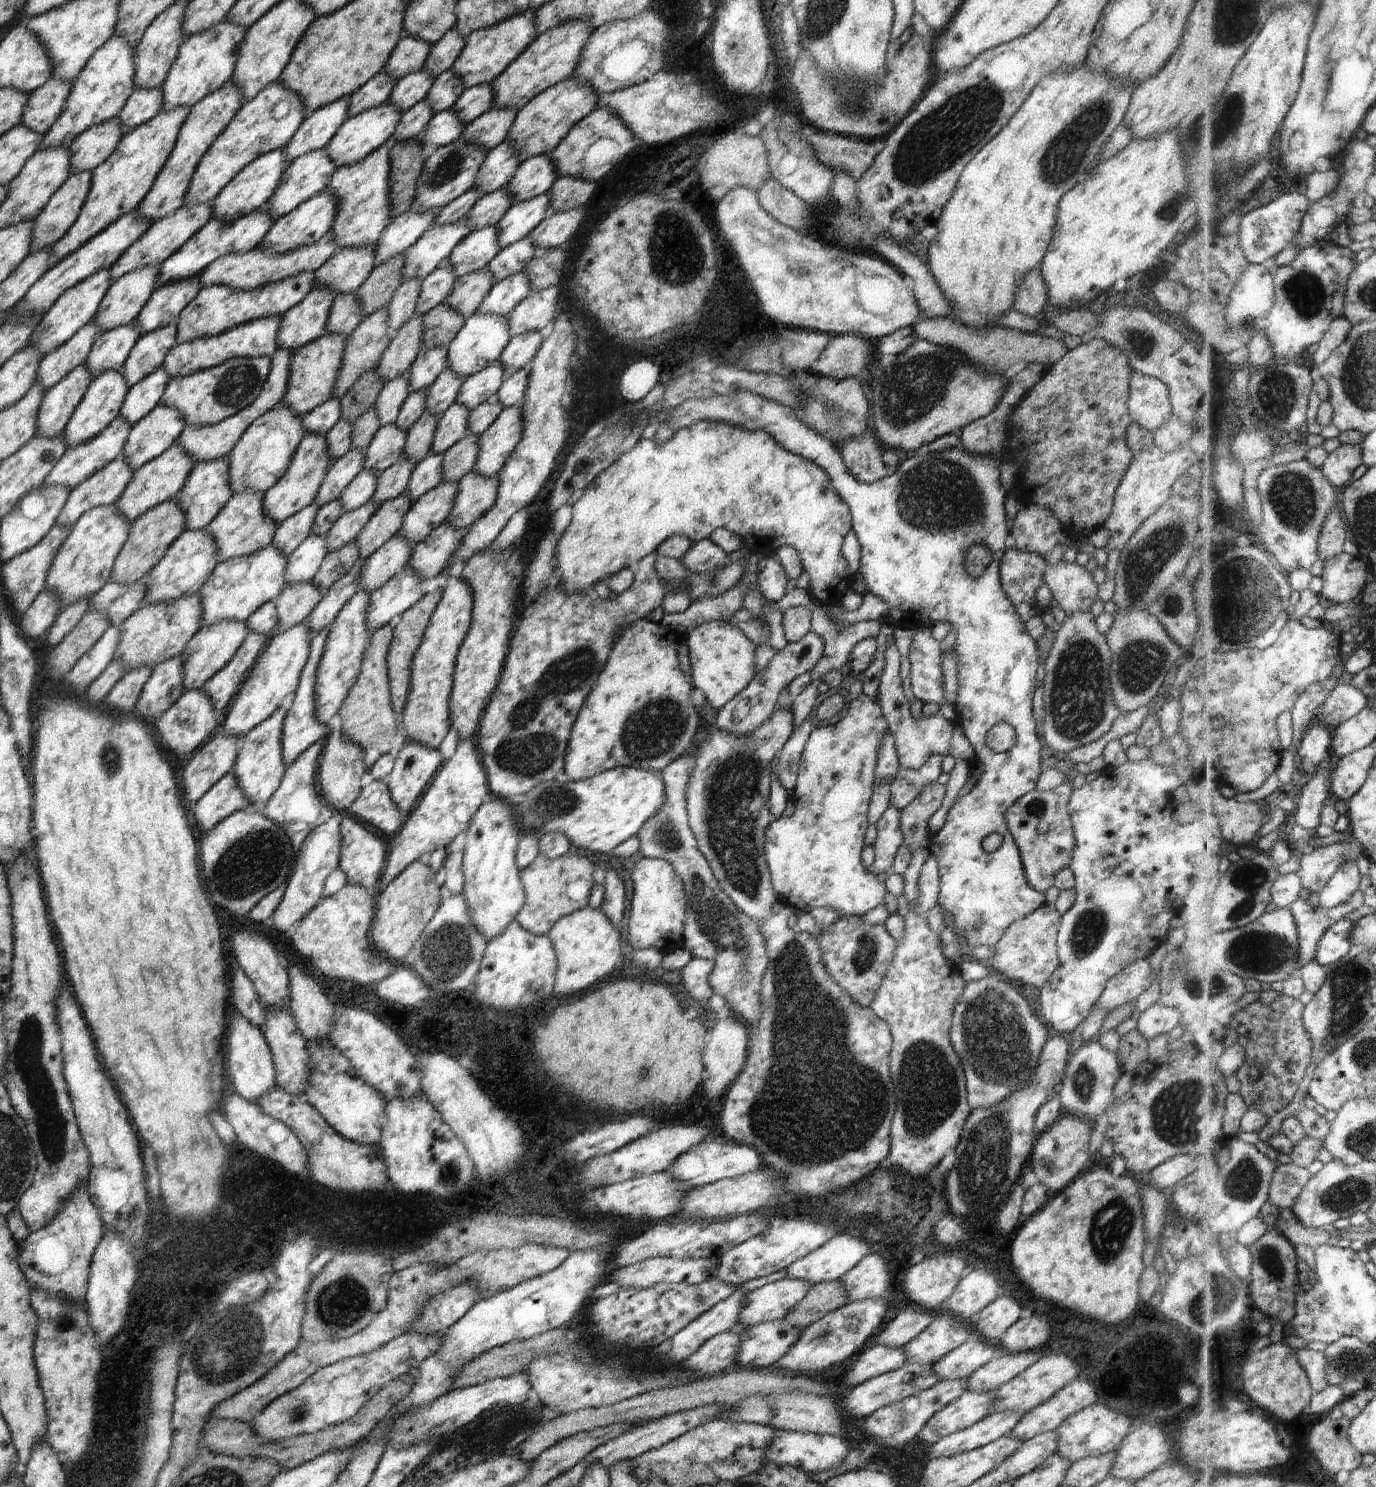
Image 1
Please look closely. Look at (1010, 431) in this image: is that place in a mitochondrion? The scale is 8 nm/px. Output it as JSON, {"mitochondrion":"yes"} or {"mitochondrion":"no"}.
{"mitochondrion":"no"}

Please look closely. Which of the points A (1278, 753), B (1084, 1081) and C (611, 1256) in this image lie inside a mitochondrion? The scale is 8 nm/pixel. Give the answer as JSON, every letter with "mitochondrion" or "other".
{"A":"other","B":"mitochondrion","C":"other"}

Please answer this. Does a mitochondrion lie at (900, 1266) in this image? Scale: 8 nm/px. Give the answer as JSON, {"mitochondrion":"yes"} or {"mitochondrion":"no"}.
{"mitochondrion":"no"}

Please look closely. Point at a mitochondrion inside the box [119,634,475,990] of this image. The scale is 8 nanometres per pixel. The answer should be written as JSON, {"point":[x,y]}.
{"point":[256,849]}

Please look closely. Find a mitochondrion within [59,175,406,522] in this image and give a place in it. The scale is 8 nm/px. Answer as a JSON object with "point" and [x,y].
{"point":[239,383]}

